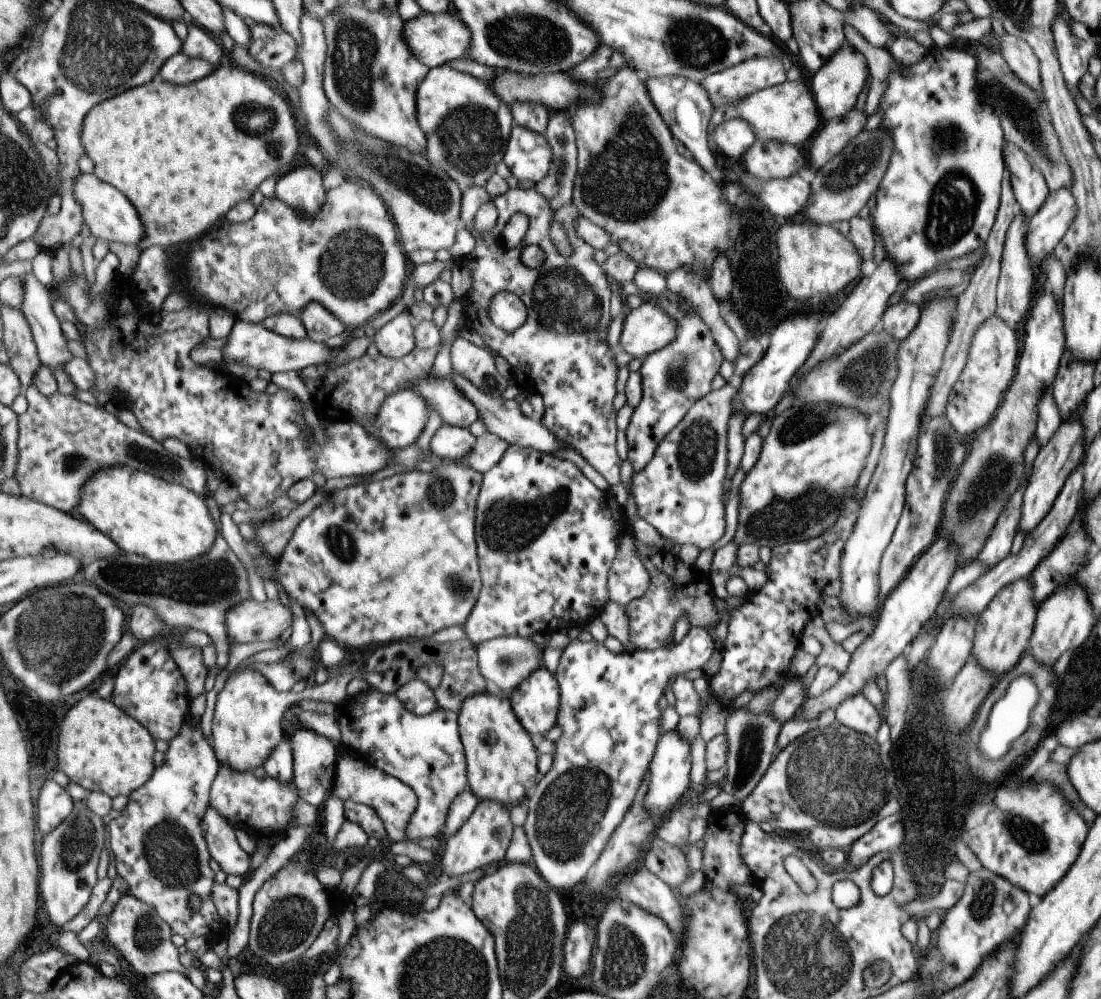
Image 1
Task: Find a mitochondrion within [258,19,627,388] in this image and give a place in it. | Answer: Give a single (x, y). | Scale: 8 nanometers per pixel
(468, 137)

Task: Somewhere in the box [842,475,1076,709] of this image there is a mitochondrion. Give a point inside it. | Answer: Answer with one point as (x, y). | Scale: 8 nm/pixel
(894, 556)

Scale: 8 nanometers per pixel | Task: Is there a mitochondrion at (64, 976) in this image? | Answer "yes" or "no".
no

